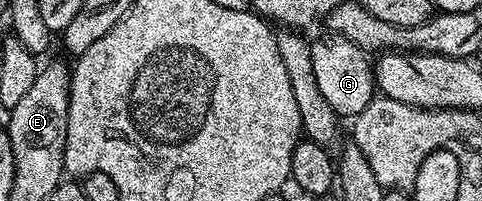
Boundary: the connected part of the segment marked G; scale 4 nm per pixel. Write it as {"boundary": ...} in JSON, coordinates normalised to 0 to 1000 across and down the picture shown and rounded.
{"boundary":[[[678,159],[672,189],[645,209],[649,279],[649,378],[658,393],[658,438],[666,478],[683,498],[685,527],[703,562],[705,592],[734,597],[743,567],[757,557],[763,517],[782,483],[778,423],[778,338],[763,254],[741,219],[716,199],[710,169]]]}

